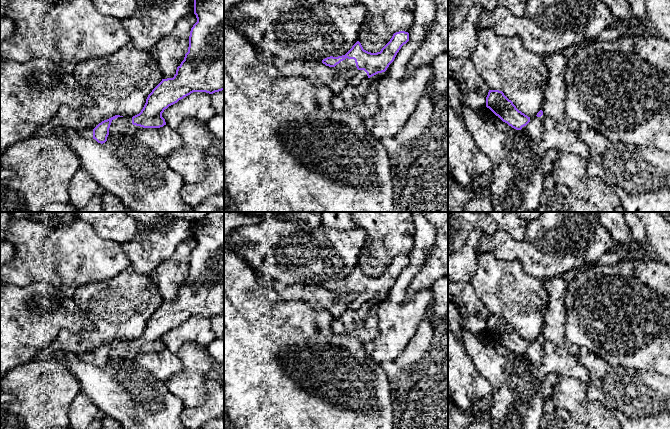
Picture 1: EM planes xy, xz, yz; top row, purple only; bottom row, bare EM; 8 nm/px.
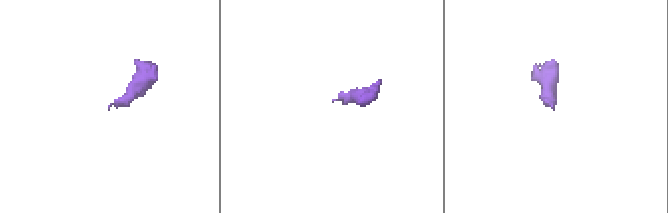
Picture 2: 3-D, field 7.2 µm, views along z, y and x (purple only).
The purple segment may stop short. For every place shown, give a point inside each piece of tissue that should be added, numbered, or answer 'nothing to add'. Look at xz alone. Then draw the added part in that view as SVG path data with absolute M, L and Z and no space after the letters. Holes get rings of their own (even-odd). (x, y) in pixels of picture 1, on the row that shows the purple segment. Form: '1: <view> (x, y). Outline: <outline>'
1: xz (348, 64). Outline: M348 59L341 61L335 66L338 70L353 71L355 74L349 80L348 85L357 87L361 85L366 79L368 79L367 73L364 70L358 70L354 59Z

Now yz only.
1: yz (534, 128). Outline: M544 114L541 117L535 116L530 118L530 122L526 126L522 127L521 130L526 131L531 139L539 143L542 138L545 119L546 117Z

